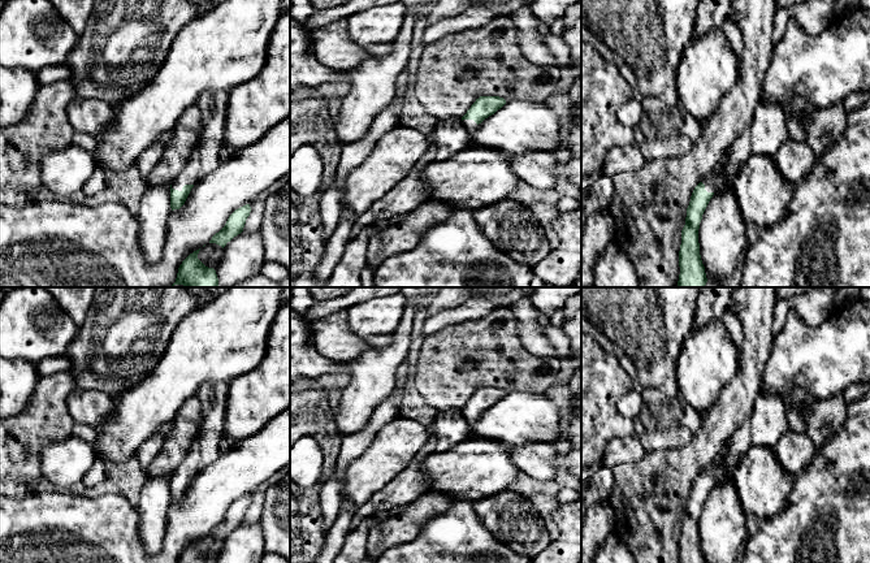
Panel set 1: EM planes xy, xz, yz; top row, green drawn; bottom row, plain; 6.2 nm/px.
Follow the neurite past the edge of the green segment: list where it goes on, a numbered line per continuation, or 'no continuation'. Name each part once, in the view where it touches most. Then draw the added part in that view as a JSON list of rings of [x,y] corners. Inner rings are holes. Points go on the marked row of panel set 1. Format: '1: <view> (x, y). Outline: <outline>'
1: xy (208, 155). Outline: [[[225,90],[207,91],[198,99],[195,105],[203,124],[202,139],[172,189],[182,191],[185,185],[195,185],[222,163],[228,100],[229,91]]]

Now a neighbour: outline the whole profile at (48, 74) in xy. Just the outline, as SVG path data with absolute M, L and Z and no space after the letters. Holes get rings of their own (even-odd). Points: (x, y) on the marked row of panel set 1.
M66 62L61 65L48 65L36 72L36 79L40 86L53 83L56 81L68 81L70 78L70 68Z

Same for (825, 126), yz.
M843 104L823 109L813 109L804 121L806 143L811 147L815 159L821 157L844 133L847 111Z

